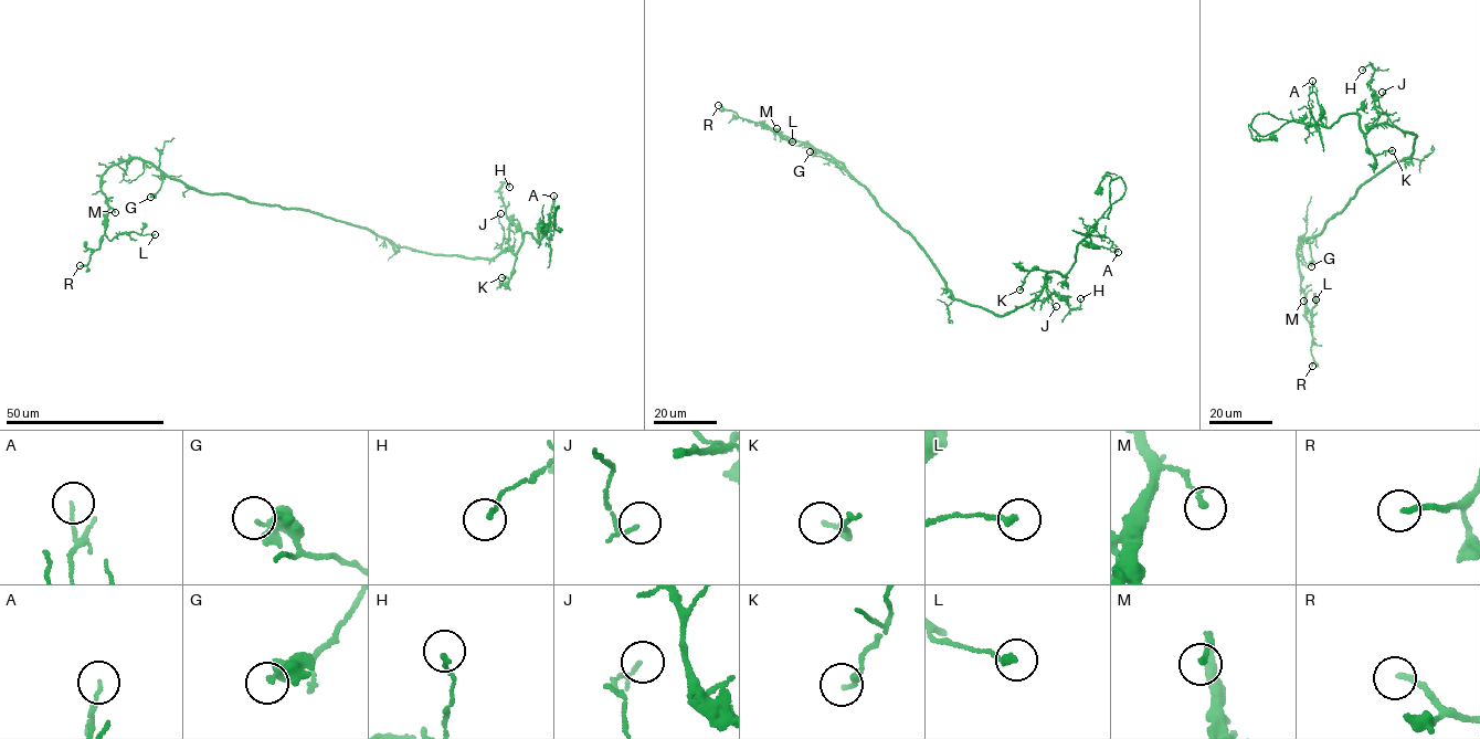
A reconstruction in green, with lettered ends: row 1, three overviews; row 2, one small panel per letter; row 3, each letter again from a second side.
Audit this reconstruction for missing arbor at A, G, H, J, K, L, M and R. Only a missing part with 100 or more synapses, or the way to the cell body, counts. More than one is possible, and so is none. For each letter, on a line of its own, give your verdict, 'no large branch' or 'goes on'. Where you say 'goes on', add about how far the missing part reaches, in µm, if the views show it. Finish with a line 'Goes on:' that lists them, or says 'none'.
A: no large branch
G: no large branch
H: no large branch
J: no large branch
K: no large branch
L: no large branch
M: no large branch
R: no large branch
Goes on: none

